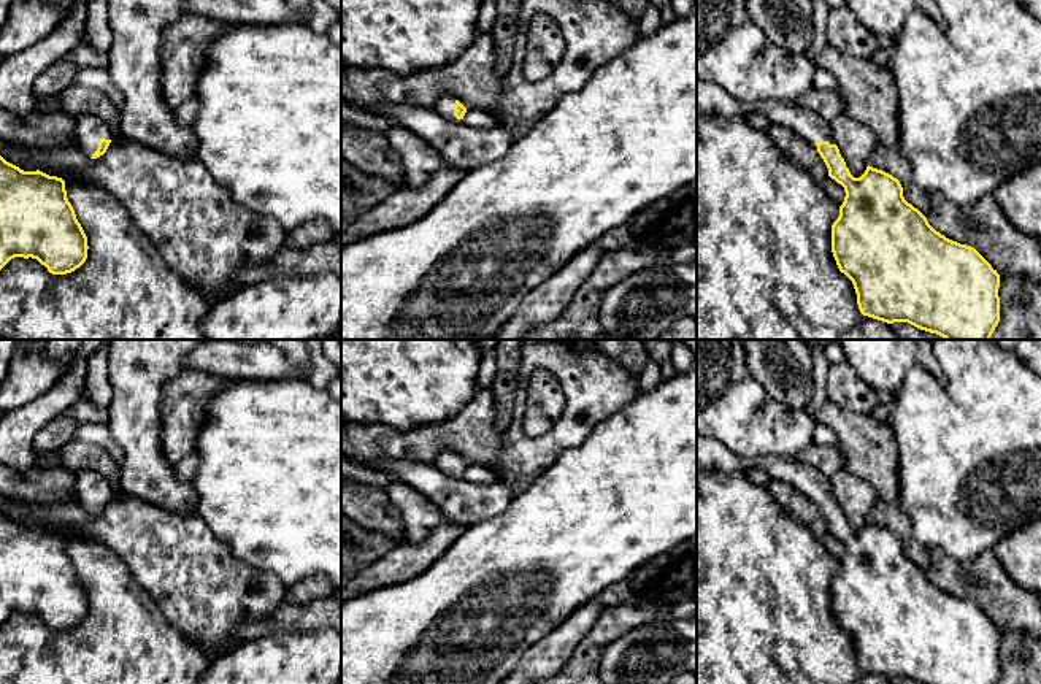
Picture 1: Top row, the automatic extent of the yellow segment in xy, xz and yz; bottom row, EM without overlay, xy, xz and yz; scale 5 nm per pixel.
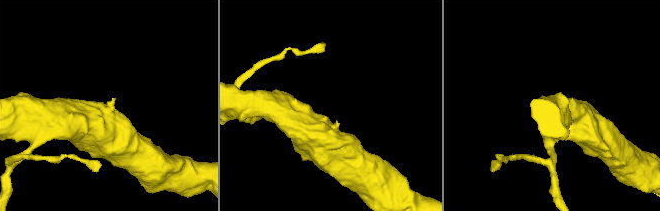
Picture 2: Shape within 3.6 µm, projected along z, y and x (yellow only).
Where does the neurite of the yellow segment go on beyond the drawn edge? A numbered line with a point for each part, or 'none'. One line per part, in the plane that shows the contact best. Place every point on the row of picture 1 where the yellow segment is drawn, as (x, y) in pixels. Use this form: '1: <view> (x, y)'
1: xy (89, 129)

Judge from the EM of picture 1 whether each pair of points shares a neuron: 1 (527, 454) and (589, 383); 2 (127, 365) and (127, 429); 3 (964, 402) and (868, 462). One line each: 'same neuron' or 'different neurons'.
1: same neuron
2: same neuron
3: different neurons

